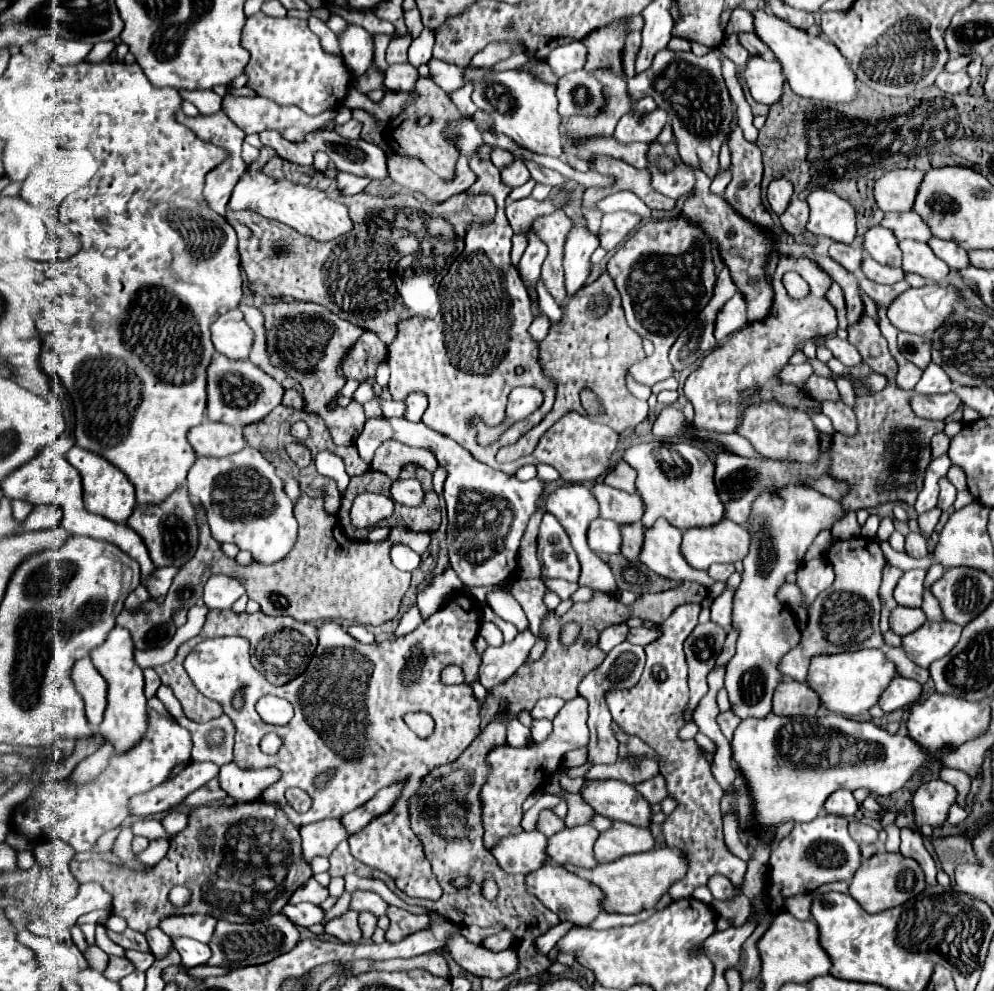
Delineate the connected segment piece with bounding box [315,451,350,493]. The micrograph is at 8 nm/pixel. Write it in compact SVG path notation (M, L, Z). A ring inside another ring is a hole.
M321 451L317 453L315 457L315 465L317 465L317 471L329 471L331 477L337 481L337 487L341 493L345 493L345 490L349 484L350 477L347 477L345 473L345 467L343 467L343 459L337 457L335 453L331 451Z

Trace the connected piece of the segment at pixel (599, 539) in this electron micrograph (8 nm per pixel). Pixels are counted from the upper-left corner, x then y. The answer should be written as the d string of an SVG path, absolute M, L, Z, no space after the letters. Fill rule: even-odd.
M595 519L589 527L589 547L595 553L621 553L621 525L607 521L607 519Z

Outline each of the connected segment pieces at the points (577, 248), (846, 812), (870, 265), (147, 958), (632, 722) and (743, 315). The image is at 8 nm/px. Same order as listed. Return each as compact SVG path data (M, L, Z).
M573 219L573 231L567 237L565 243L565 285L567 293L573 295L577 289L581 289L591 275L591 255L599 247L597 237L583 227L585 219Z
M835 791L825 801L825 811L827 813L833 813L833 815L853 817L857 809L859 809L859 803L855 801L855 797L853 797L851 791Z
M865 255L863 263L861 263L861 273L875 281L875 283L883 283L883 285L893 285L897 281L903 279L903 269L895 269L895 267L885 267L881 263L877 263L875 259L871 259L869 255Z
M125 951L125 957L135 965L137 971L145 971L155 961L151 953L141 953L141 951Z
M685 603L683 607L677 607L673 615L669 615L667 621L663 623L663 637L659 637L655 643L645 647L647 665L641 675L641 681L631 689L607 693L607 705L611 709L613 721L627 735L639 737L663 757L659 763L661 775L667 779L669 797L675 797L679 801L679 807L663 823L663 835L667 839L667 845L679 847L687 853L689 871L685 879L677 881L669 889L669 895L673 899L691 897L693 891L705 885L705 881L711 875L715 873L727 875L731 883L737 887L737 895L733 901L717 901L714 909L722 918L729 919L731 924L743 925L751 911L751 903L741 891L747 863L735 857L733 853L729 853L723 841L723 823L721 823L721 813L719 813L719 801L721 801L723 789L711 775L709 763L707 759L703 759L697 743L693 739L681 741L677 735L679 729L685 725L681 713L689 699L688 665L685 663L683 643L687 635L695 629L699 611L701 607L697 603Z
M735 293L733 299L729 299L729 303L725 303L725 307L721 309L721 313L717 315L717 323L715 323L715 339L723 341L725 337L729 337L733 331L741 329L743 325L747 325L747 309L745 309L745 299L741 293Z

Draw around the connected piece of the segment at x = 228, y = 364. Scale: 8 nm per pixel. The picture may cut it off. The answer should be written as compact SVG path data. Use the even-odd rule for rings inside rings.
M215 353L207 373L207 395L207 417L211 421L233 427L247 427L265 419L265 415L269 415L269 411L281 403L283 387L251 361L231 361L225 355Z

